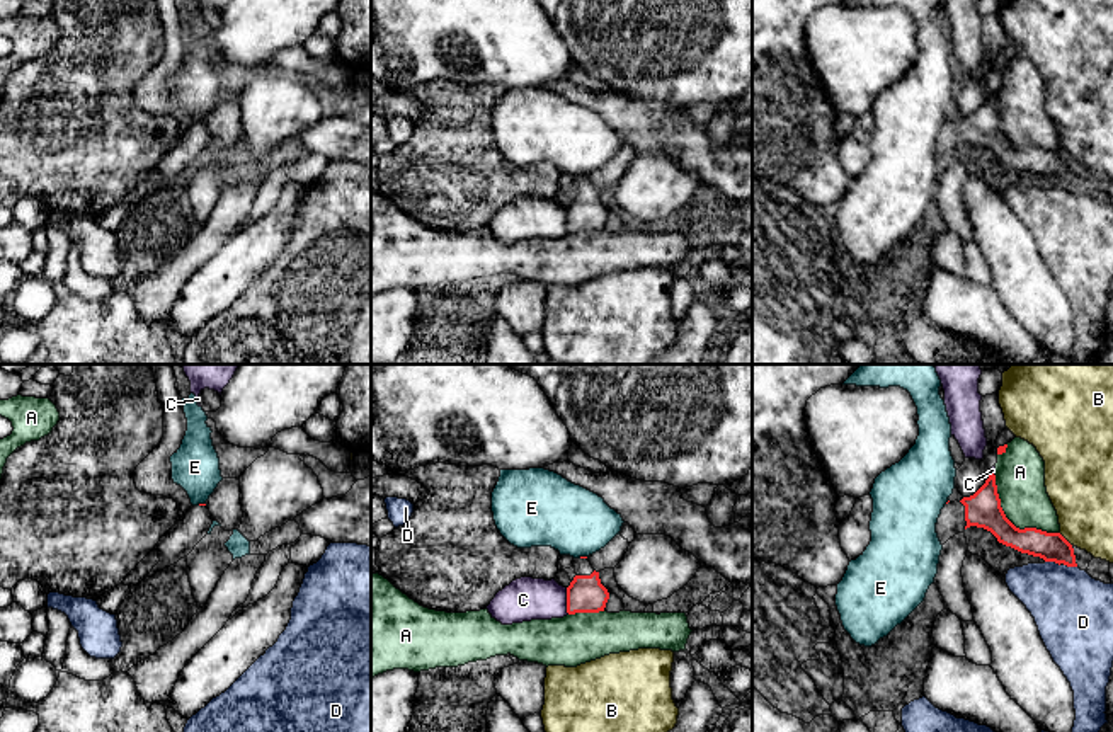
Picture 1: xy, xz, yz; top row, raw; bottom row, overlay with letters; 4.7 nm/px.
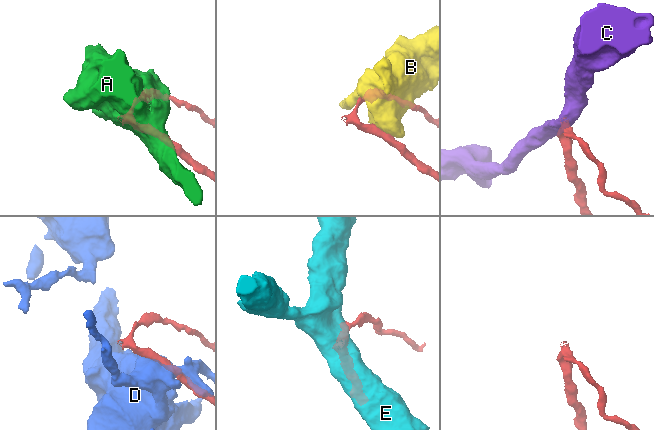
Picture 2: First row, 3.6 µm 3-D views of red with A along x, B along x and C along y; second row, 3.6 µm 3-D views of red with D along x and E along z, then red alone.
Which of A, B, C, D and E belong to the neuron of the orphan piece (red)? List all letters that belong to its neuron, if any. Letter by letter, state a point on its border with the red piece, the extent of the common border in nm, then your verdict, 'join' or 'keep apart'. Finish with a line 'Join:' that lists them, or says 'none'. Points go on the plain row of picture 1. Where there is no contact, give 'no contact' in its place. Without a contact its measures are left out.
A: yz (1011, 142) | 420 nm | keep apart
B: yz (1066, 159) | 90 nm | keep apart
C: xz (567, 220) | 130 nm | keep apart
D: yz (1052, 179) | 80 nm | keep apart
E: xy (203, 123) | 30 nm | keep apart
Join: none

